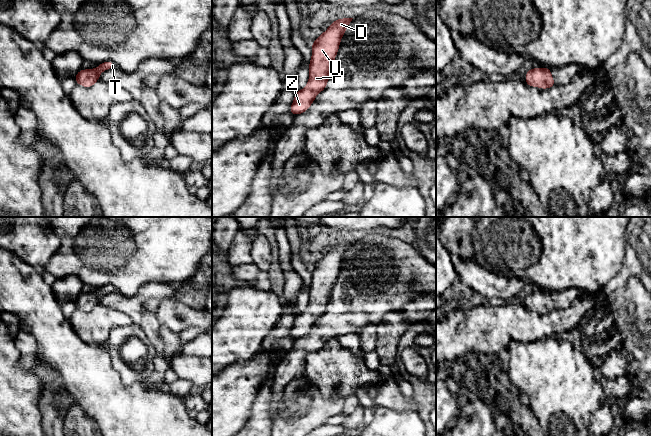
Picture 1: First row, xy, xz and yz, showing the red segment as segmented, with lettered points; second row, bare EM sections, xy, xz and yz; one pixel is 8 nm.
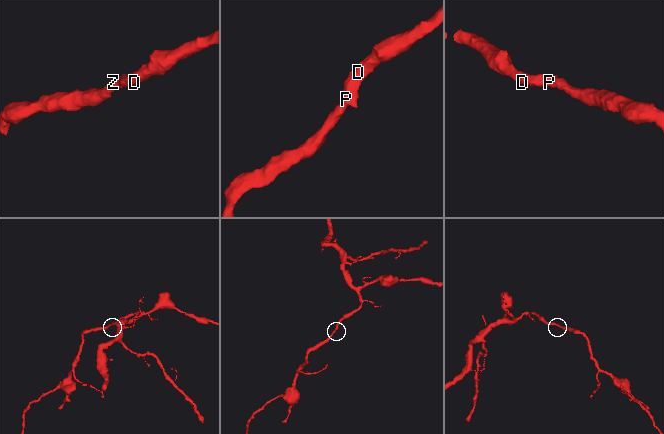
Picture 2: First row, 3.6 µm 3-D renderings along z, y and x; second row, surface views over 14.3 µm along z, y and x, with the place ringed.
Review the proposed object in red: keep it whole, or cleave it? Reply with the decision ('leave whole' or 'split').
leave whole

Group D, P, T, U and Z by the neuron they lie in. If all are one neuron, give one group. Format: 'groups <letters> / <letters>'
groups D P T U Z

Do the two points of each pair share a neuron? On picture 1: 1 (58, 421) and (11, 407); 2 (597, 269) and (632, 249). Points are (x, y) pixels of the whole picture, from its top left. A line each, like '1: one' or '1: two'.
1: two
2: two

